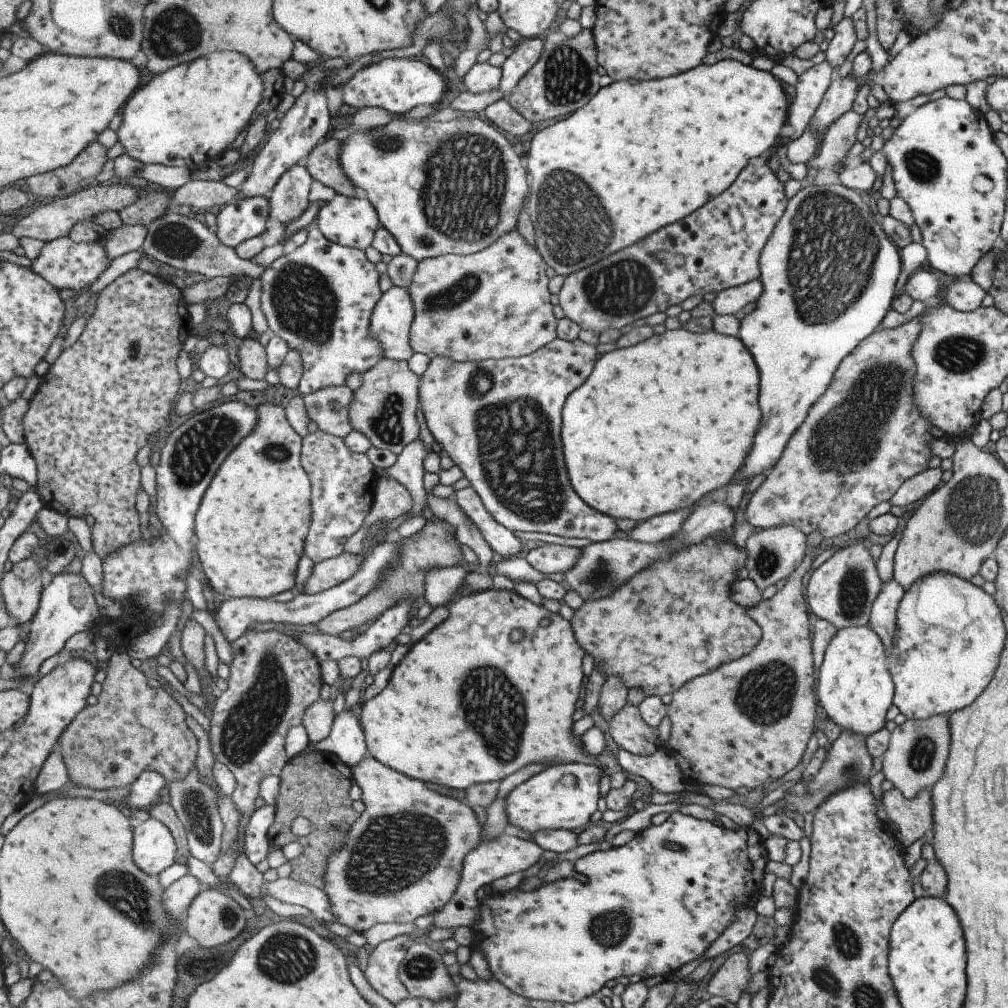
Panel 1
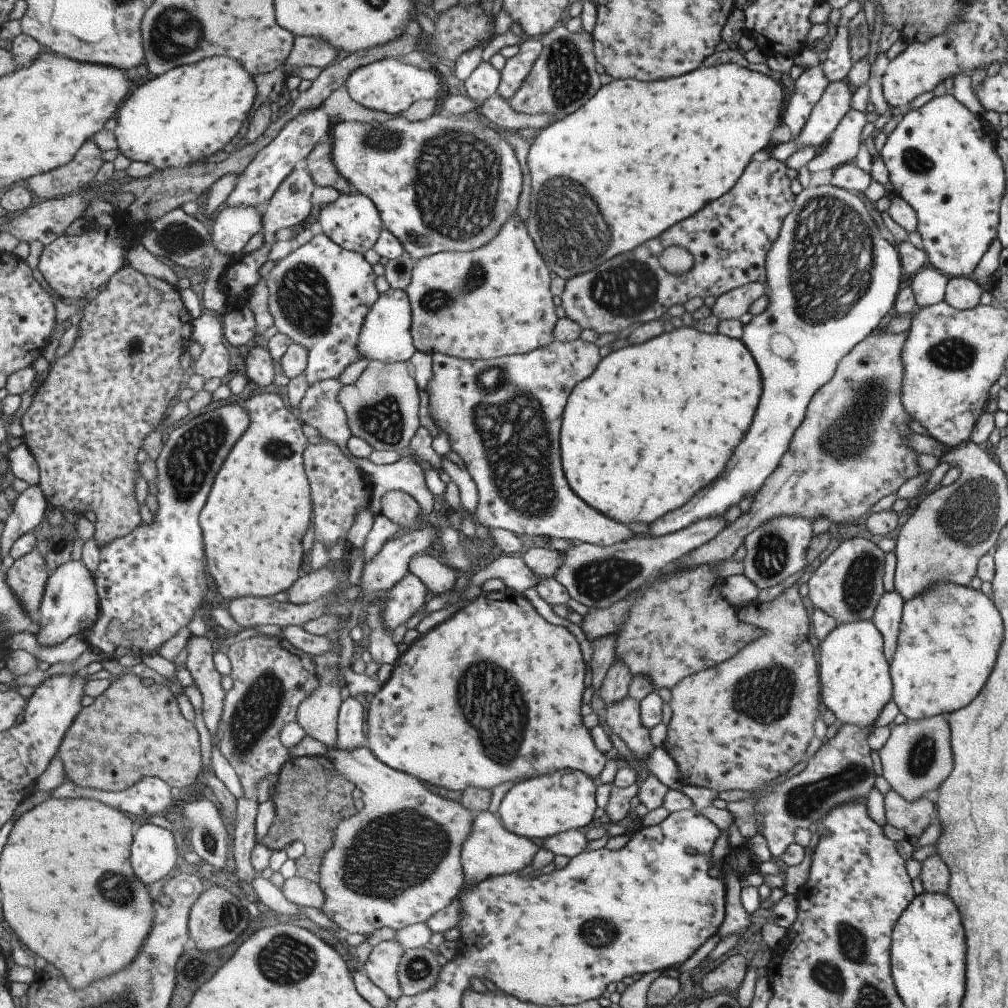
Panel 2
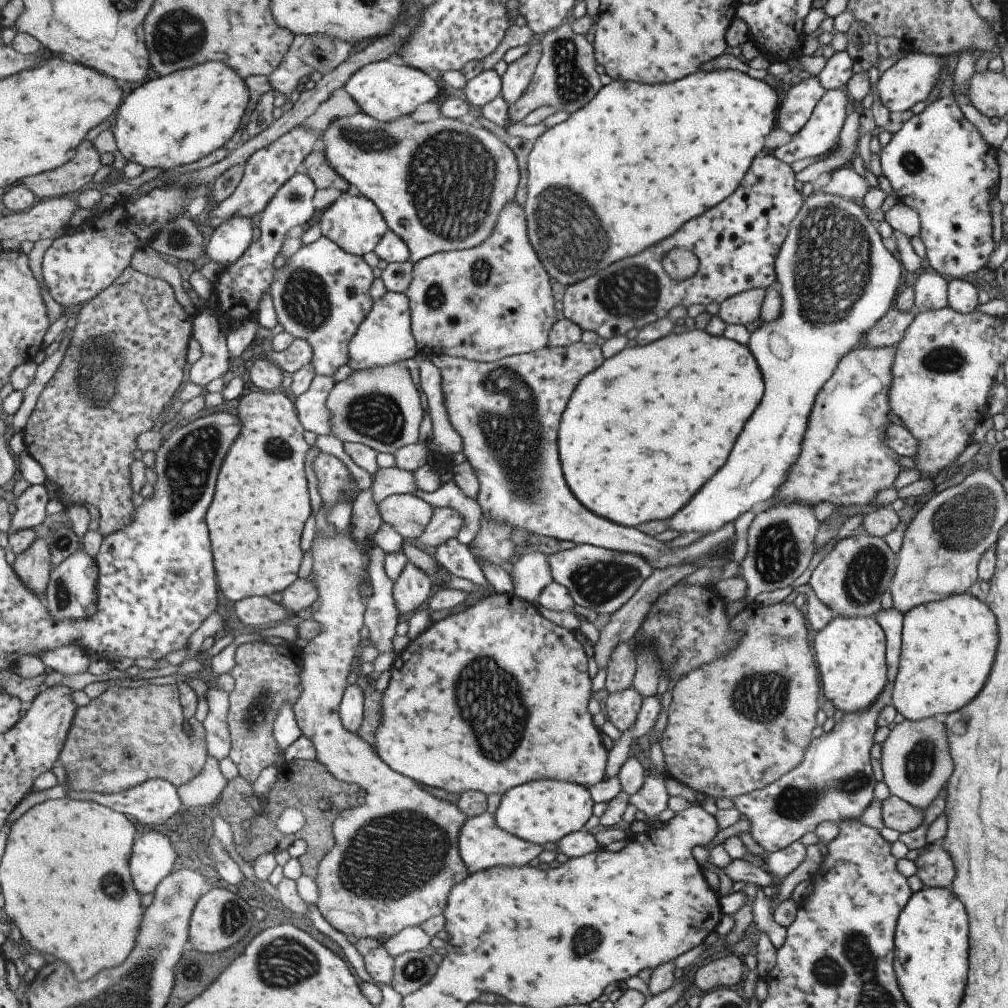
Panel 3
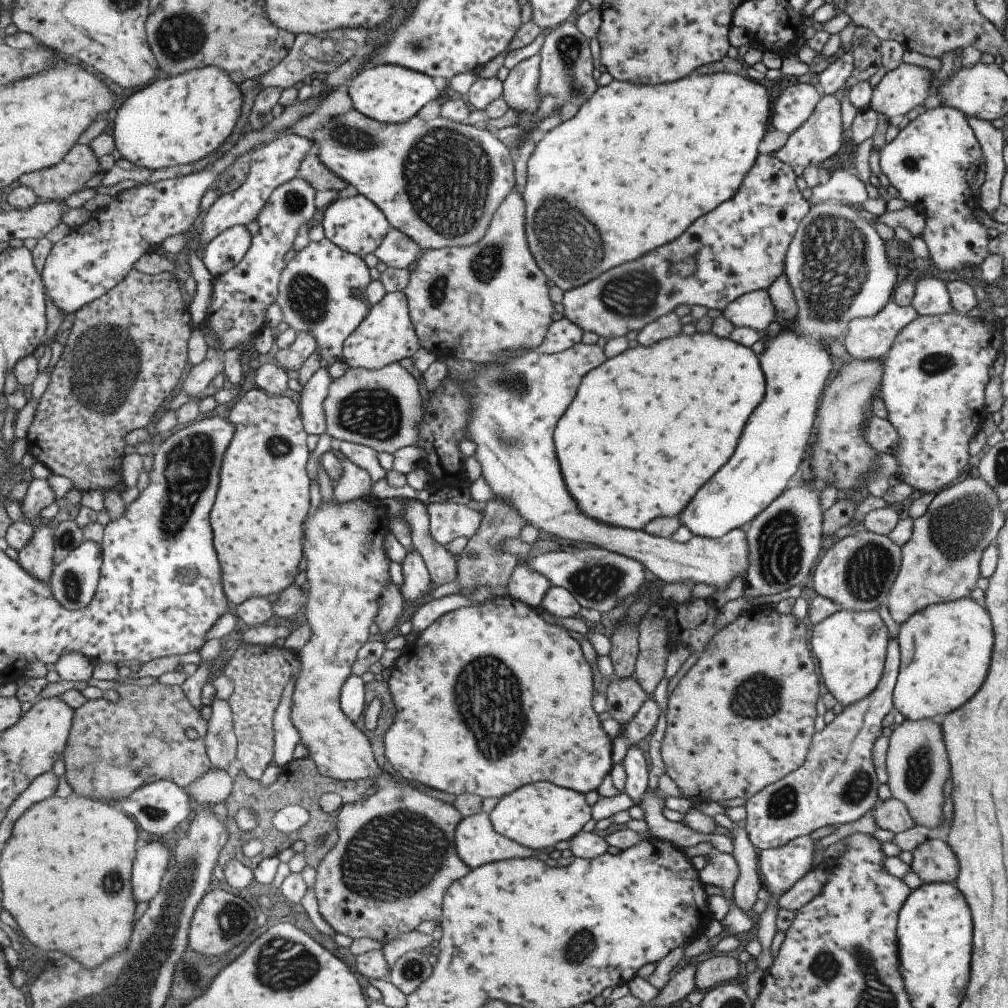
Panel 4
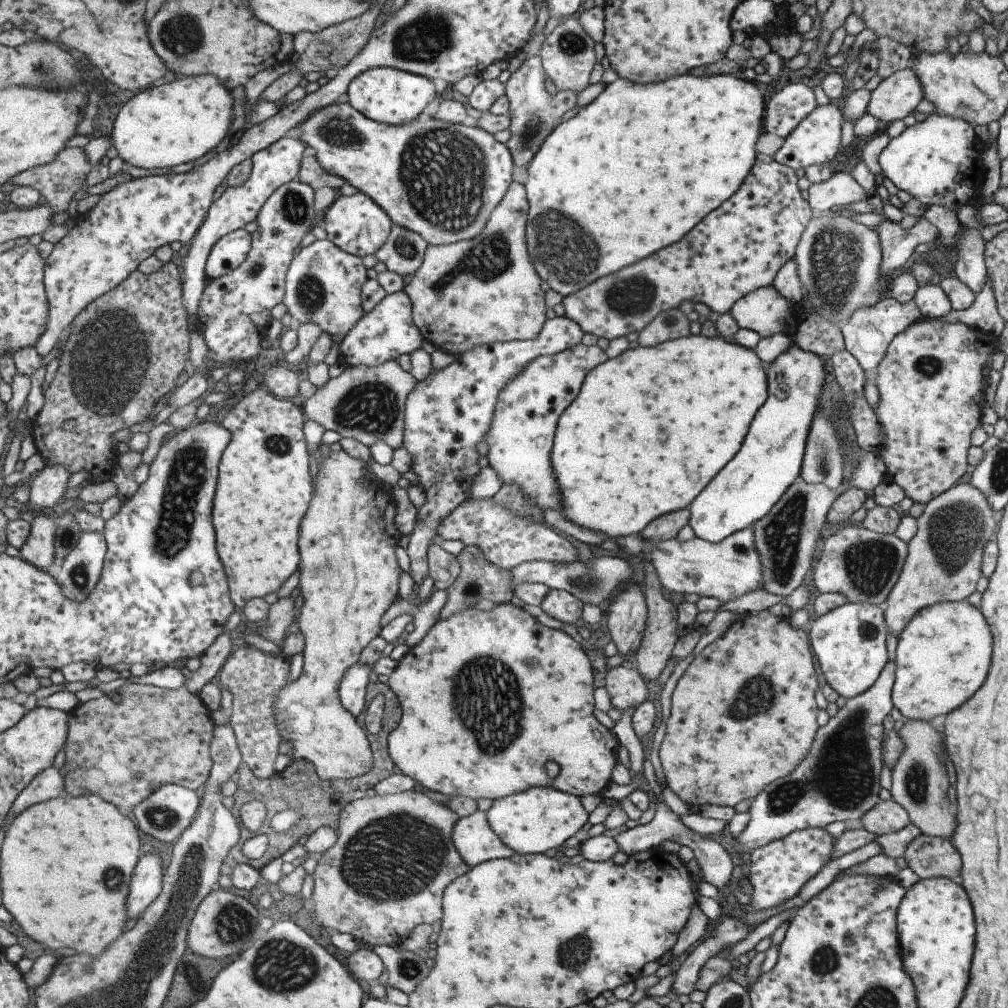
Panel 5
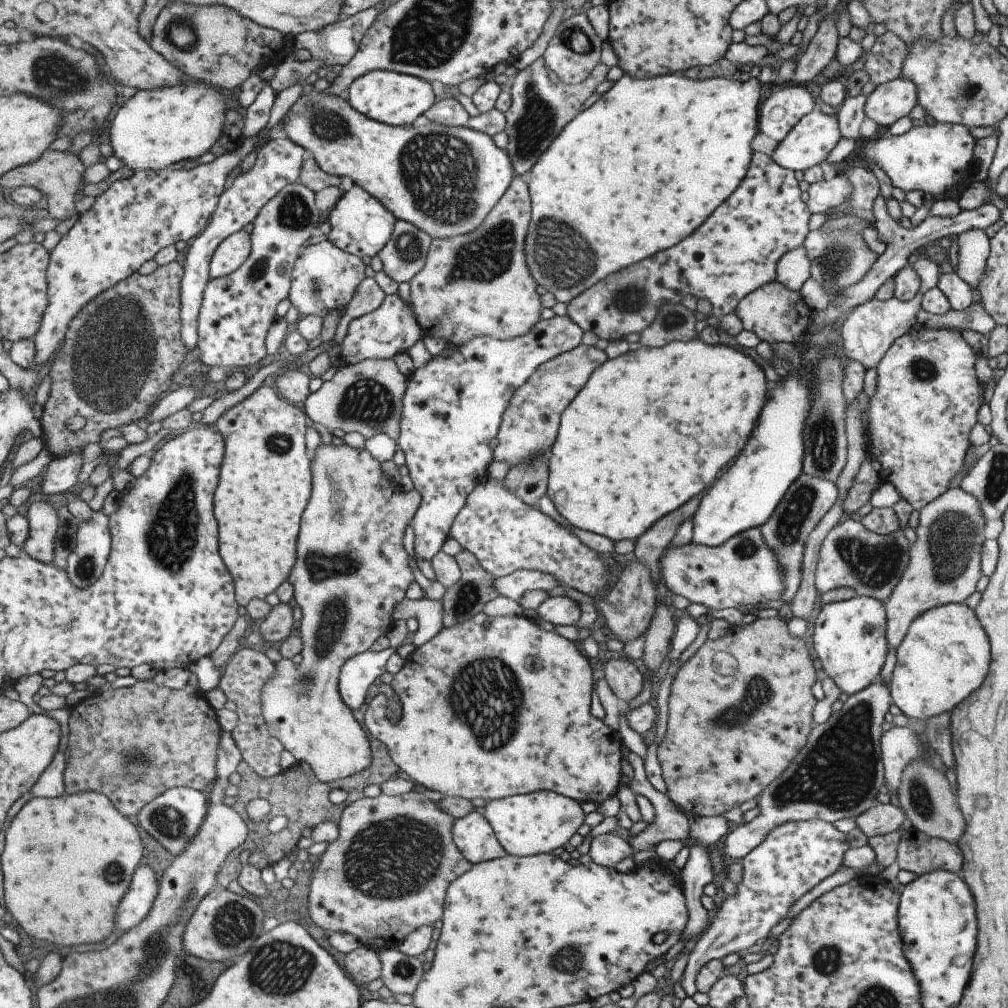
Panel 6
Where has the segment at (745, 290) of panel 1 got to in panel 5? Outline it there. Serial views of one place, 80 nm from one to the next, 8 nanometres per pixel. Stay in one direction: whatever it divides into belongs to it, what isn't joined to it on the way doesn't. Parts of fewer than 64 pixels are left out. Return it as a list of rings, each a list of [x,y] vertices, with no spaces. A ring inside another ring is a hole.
[[[771,286],[759,287],[742,296],[738,301],[735,301],[728,312],[737,323],[739,329],[754,330],[763,338],[765,336],[783,331],[785,324],[795,326],[795,318],[791,316],[788,302]]]

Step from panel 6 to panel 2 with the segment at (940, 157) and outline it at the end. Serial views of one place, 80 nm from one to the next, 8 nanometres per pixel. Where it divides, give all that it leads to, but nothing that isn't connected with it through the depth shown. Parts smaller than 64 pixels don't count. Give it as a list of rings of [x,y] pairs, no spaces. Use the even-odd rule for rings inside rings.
[[[946,94],[929,100],[921,108],[899,117],[899,122],[879,150],[879,157],[889,174],[893,193],[907,202],[917,220],[916,231],[923,241],[927,262],[945,277],[966,277],[996,237],[998,211],[1005,176],[994,142],[996,134],[980,114],[971,114],[953,96]]]

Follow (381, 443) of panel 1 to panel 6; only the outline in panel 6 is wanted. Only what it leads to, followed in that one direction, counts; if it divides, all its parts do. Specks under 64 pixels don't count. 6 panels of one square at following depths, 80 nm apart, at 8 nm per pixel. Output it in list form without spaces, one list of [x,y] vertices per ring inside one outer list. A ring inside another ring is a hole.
[[[369,359],[354,365],[340,362],[336,375],[328,381],[323,382],[320,389],[308,396],[303,403],[305,412],[309,414],[310,420],[322,424],[327,430],[340,428],[345,433],[362,434],[366,440],[378,434],[388,434],[393,440],[401,436],[401,423],[403,418],[404,396],[408,389],[409,377],[405,376],[395,359]]]

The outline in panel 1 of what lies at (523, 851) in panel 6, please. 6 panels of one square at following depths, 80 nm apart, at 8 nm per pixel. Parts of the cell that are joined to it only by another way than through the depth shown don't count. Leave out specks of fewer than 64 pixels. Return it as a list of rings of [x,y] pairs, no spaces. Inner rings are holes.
[[[593,764],[550,766],[508,794],[506,808],[510,823],[530,834],[579,830],[587,826],[591,816],[597,812],[601,778],[604,778],[603,772]]]

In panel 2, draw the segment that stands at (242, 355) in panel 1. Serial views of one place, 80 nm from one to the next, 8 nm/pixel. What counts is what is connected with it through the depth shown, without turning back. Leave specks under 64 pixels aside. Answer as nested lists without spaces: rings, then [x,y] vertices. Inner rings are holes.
[[[259,342],[253,347],[246,358],[246,374],[259,387],[271,386],[275,375],[279,374],[279,364],[268,352],[264,343]]]

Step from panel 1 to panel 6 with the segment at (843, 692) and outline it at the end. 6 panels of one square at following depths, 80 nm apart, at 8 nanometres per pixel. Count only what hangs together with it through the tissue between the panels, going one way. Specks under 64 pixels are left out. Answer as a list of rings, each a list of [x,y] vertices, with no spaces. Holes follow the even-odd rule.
[[[853,596],[846,601],[816,607],[812,632],[815,662],[822,666],[840,692],[848,696],[855,694],[869,686],[879,674],[888,649],[885,623],[884,605],[869,597]]]

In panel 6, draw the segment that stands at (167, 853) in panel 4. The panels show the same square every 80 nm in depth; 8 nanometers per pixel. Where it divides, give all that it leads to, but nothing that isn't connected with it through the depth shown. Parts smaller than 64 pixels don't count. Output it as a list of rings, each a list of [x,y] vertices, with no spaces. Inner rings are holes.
[[[141,865],[134,874],[132,885],[121,901],[116,919],[116,931],[135,928],[149,914],[160,891],[160,879],[155,870]]]

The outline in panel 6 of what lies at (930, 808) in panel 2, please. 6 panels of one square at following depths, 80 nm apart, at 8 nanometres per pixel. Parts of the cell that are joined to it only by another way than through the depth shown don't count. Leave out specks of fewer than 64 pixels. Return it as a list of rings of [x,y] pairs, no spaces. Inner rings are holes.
[[[877,803],[854,818],[857,828],[867,837],[886,835],[899,828],[904,812],[891,803]]]

